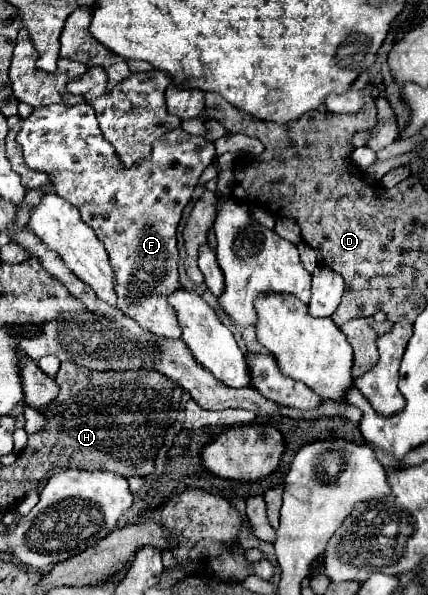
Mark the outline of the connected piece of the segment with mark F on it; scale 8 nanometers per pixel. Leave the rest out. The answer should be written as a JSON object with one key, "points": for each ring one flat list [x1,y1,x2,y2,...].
{"points":[[86,102,74,106,50,104,34,108,34,112,26,120,22,120,22,130,16,140,24,150,26,164,48,174,56,194,80,210,82,220,96,232,96,236,104,244,110,256,110,264,116,272,118,308,150,334,180,338,174,310,166,300,168,294,172,294,180,286,176,226,180,222,184,206,192,198,200,174,216,158,214,144,202,136,190,136,182,128,170,130,162,138,158,138,158,142,154,142,150,160,142,160,130,168,124,168,122,164,112,164,112,146,102,136,94,108]]}

